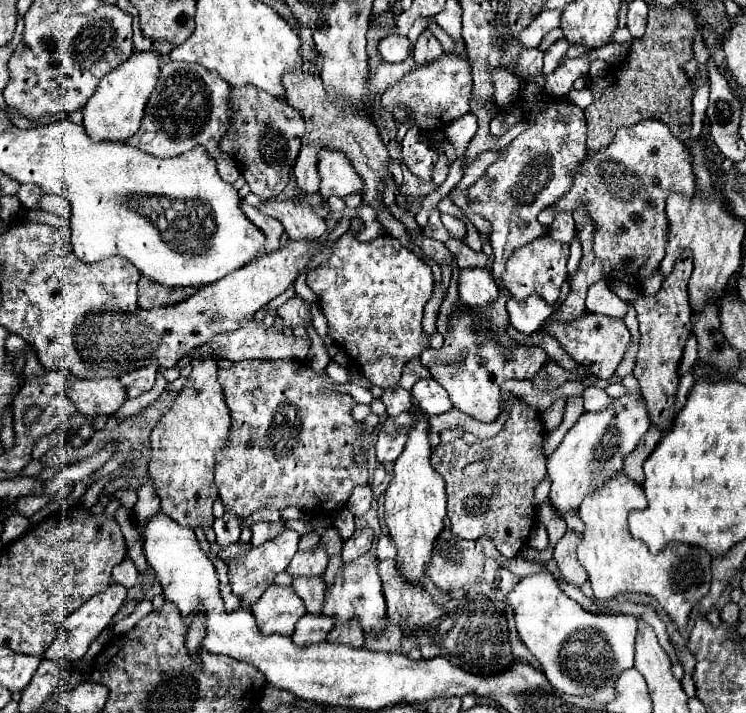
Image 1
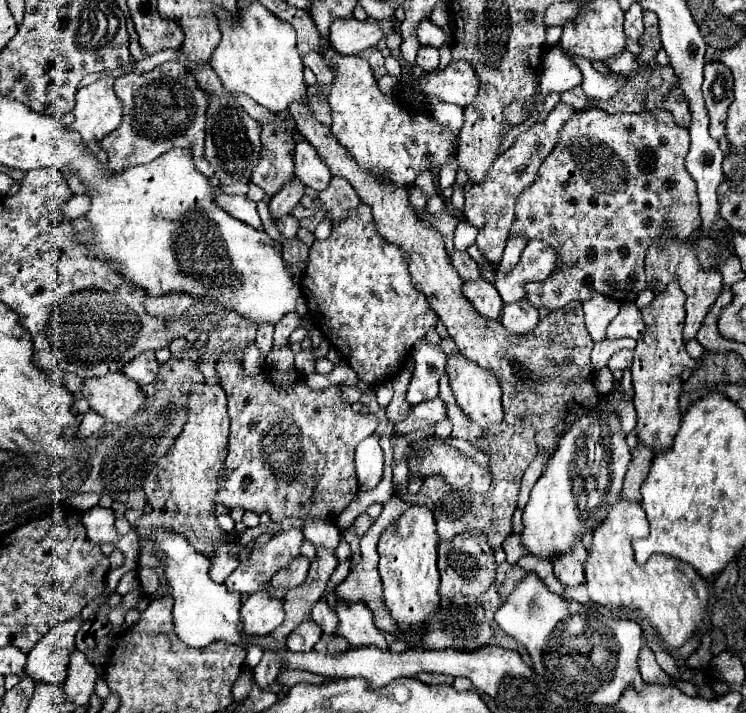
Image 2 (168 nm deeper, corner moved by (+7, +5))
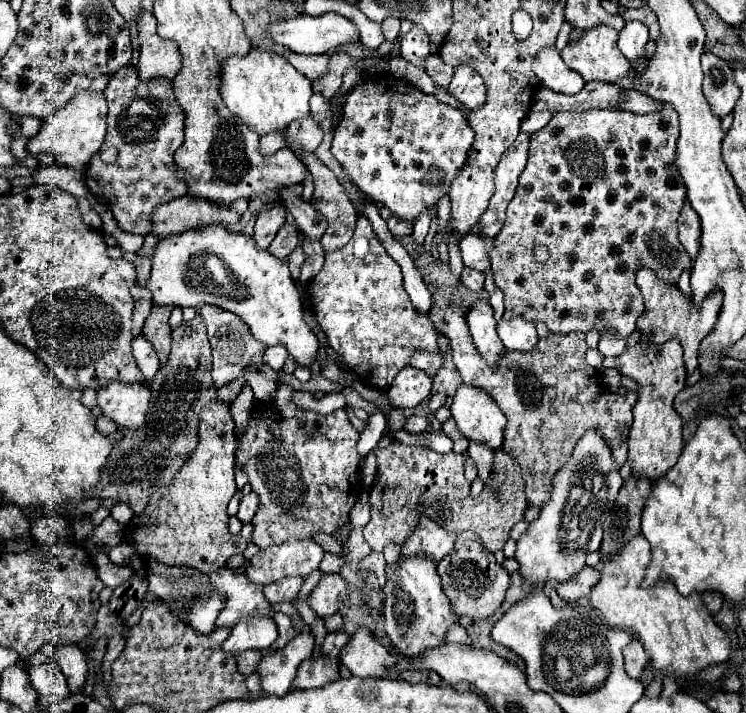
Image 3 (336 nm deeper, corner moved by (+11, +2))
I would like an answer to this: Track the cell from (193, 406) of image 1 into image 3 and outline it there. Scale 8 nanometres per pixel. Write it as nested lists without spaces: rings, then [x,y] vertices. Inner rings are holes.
[[[222,401],[208,403],[200,413],[200,437],[198,449],[190,455],[186,465],[180,469],[176,479],[166,487],[166,495],[154,495],[144,509],[140,519],[132,519],[130,537],[136,543],[136,553],[142,557],[158,559],[166,565],[188,565],[198,569],[204,575],[212,575],[226,567],[226,559],[236,553],[244,553],[246,539],[242,535],[232,535],[228,531],[228,503],[236,493],[234,483],[234,453],[236,453],[236,437],[234,437],[234,421],[230,417],[228,405]]]

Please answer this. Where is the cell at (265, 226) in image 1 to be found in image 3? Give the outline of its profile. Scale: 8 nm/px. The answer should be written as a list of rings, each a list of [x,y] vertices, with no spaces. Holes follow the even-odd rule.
[[[184,195],[156,207],[156,211],[152,211],[150,215],[150,221],[152,221],[150,233],[162,239],[172,233],[176,235],[180,231],[196,229],[202,225],[238,223],[240,215],[230,207],[220,205],[216,207],[210,201],[204,203],[204,199],[190,199],[188,195]]]

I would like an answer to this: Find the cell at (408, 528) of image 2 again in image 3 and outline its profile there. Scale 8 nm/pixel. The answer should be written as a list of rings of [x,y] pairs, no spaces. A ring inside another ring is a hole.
[[[422,555],[418,557],[410,557],[404,563],[394,563],[386,567],[386,587],[384,587],[384,627],[386,627],[386,635],[392,641],[394,647],[400,649],[400,653],[404,653],[406,657],[420,657],[426,649],[432,647],[440,647],[446,643],[446,633],[450,629],[450,625],[458,623],[460,615],[456,615],[450,607],[448,597],[444,595],[442,587],[440,587],[440,577],[436,573],[436,563],[424,559]]]

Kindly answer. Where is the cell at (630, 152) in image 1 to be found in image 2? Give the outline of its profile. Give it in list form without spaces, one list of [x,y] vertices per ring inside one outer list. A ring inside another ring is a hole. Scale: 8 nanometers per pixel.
[[[592,108],[588,112],[576,112],[568,124],[564,126],[564,130],[560,132],[560,140],[556,144],[556,148],[548,154],[548,158],[542,162],[540,170],[538,170],[538,178],[536,182],[526,188],[518,202],[516,202],[516,222],[512,224],[512,230],[510,230],[510,236],[516,236],[516,234],[524,234],[530,238],[540,238],[544,240],[546,244],[550,244],[552,248],[558,248],[560,256],[562,256],[562,268],[552,274],[550,278],[542,280],[542,282],[530,282],[526,284],[526,298],[536,306],[546,306],[548,310],[558,310],[562,306],[566,306],[568,302],[572,300],[586,300],[590,298],[594,292],[600,292],[600,294],[606,294],[618,302],[632,302],[636,300],[636,296],[646,288],[646,280],[644,280],[644,258],[646,258],[646,250],[650,248],[650,244],[662,236],[664,232],[664,226],[668,224],[672,228],[672,232],[680,234],[682,238],[688,238],[694,230],[698,230],[702,226],[700,222],[700,214],[698,214],[698,194],[696,194],[696,182],[692,180],[692,176],[688,174],[688,170],[684,168],[684,156],[688,154],[688,146],[690,146],[690,136],[688,136],[688,130],[684,128],[678,128],[672,114],[666,112],[666,110],[648,110],[648,112],[638,112],[638,114],[608,114],[600,108]]]

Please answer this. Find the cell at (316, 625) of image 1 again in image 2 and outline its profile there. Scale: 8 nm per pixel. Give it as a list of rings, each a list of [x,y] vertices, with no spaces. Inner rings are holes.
[[[308,618],[304,620],[304,624],[300,624],[300,628],[296,628],[296,632],[290,632],[286,646],[294,652],[310,652],[314,644],[320,640],[320,636],[322,636],[322,628]]]

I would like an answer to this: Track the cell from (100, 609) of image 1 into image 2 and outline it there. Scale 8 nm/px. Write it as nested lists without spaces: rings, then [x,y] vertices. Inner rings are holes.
[[[76,618],[52,628],[46,636],[38,640],[38,644],[28,652],[26,674],[36,682],[62,684],[66,680],[66,668],[70,654],[76,652],[76,632],[82,628],[84,620]]]

